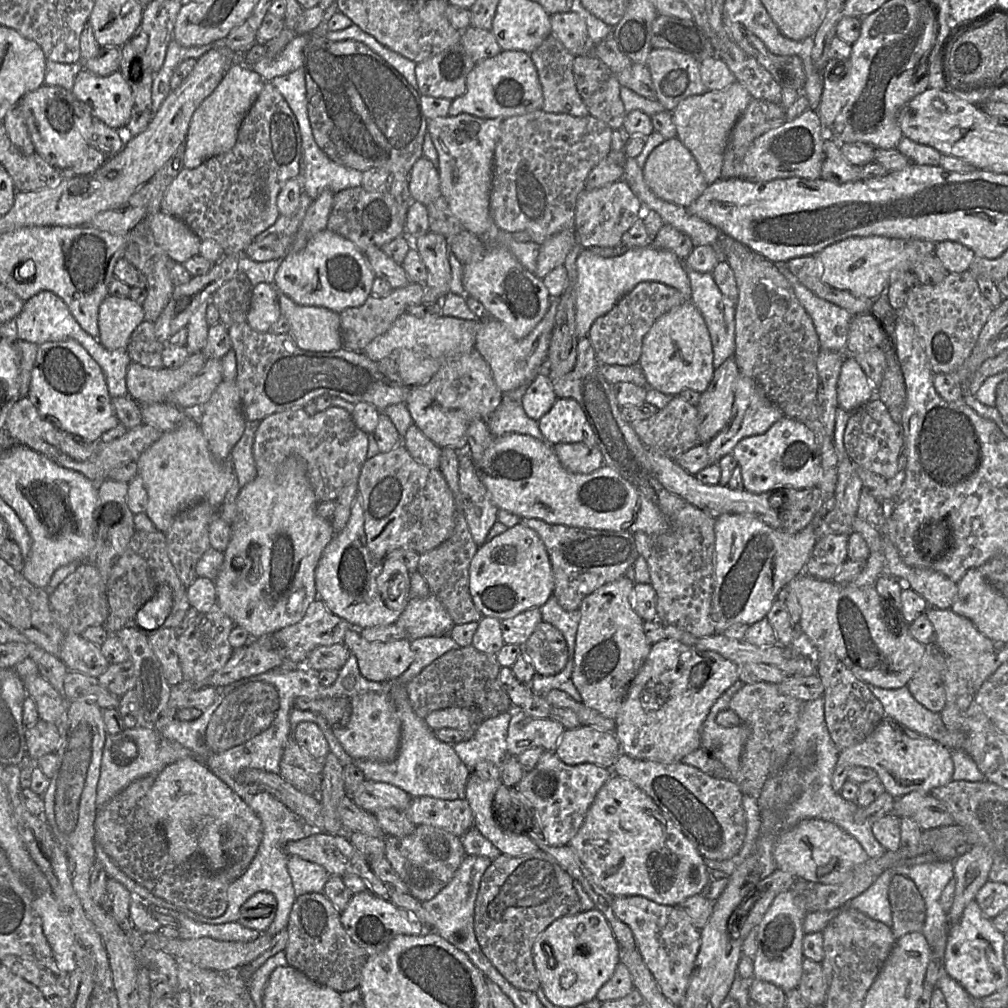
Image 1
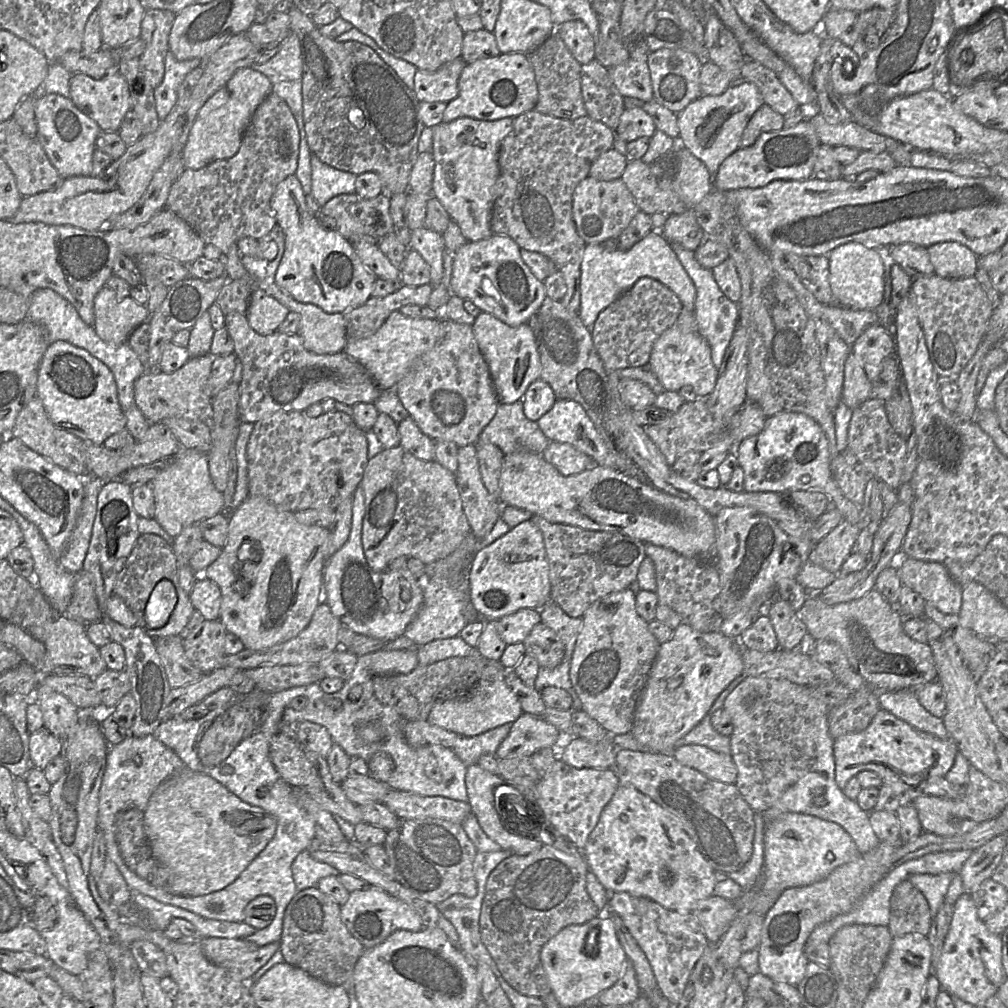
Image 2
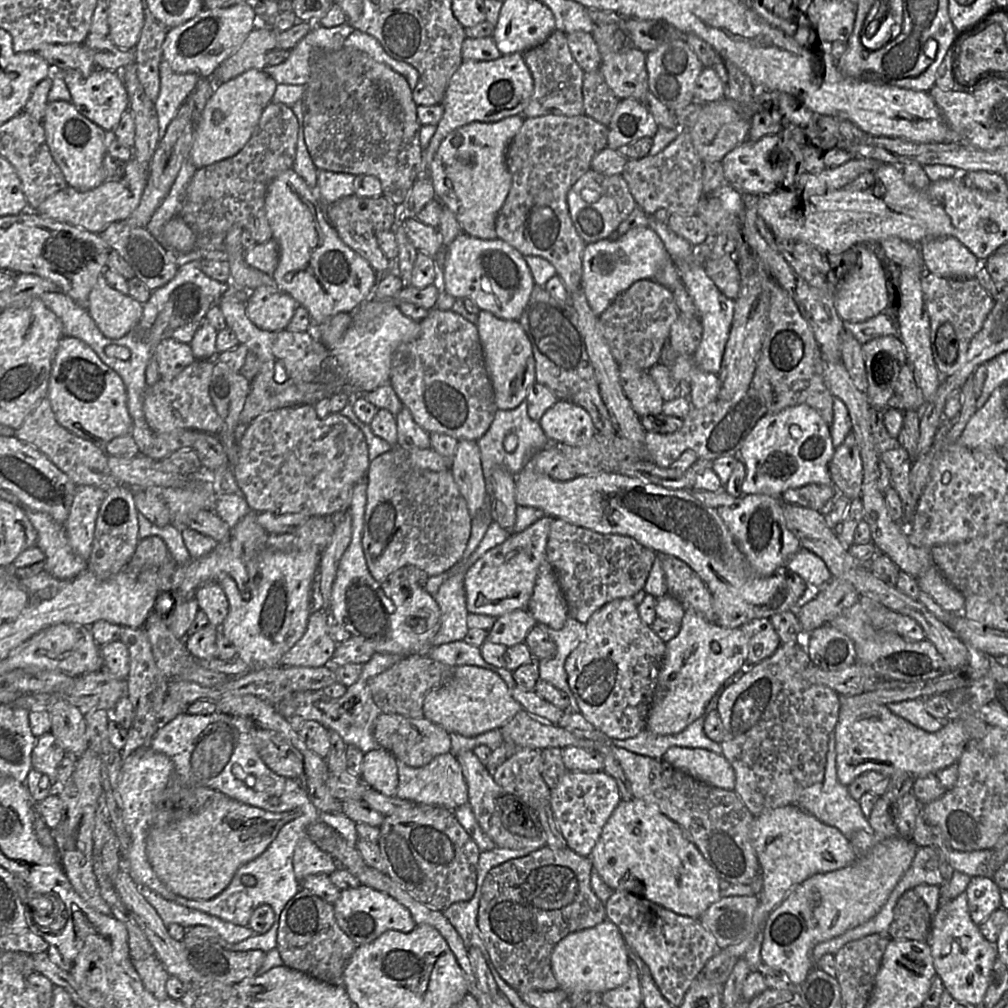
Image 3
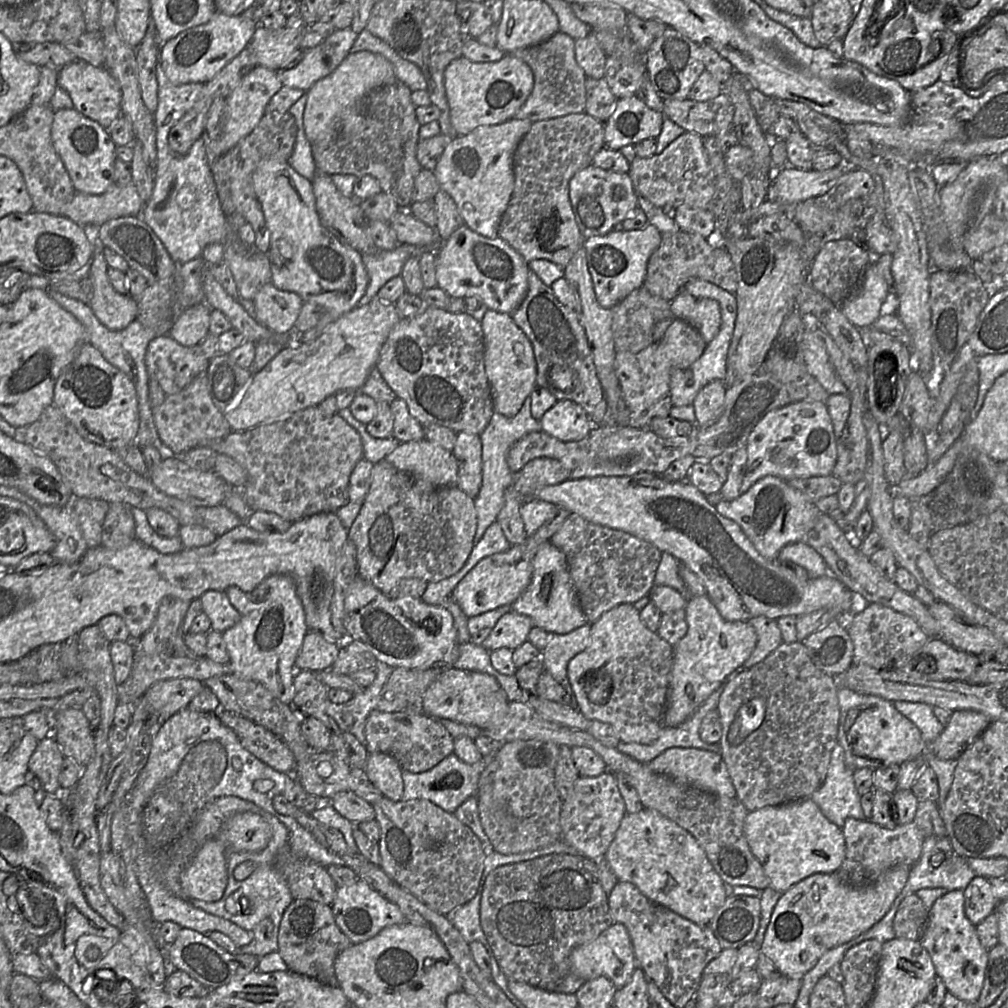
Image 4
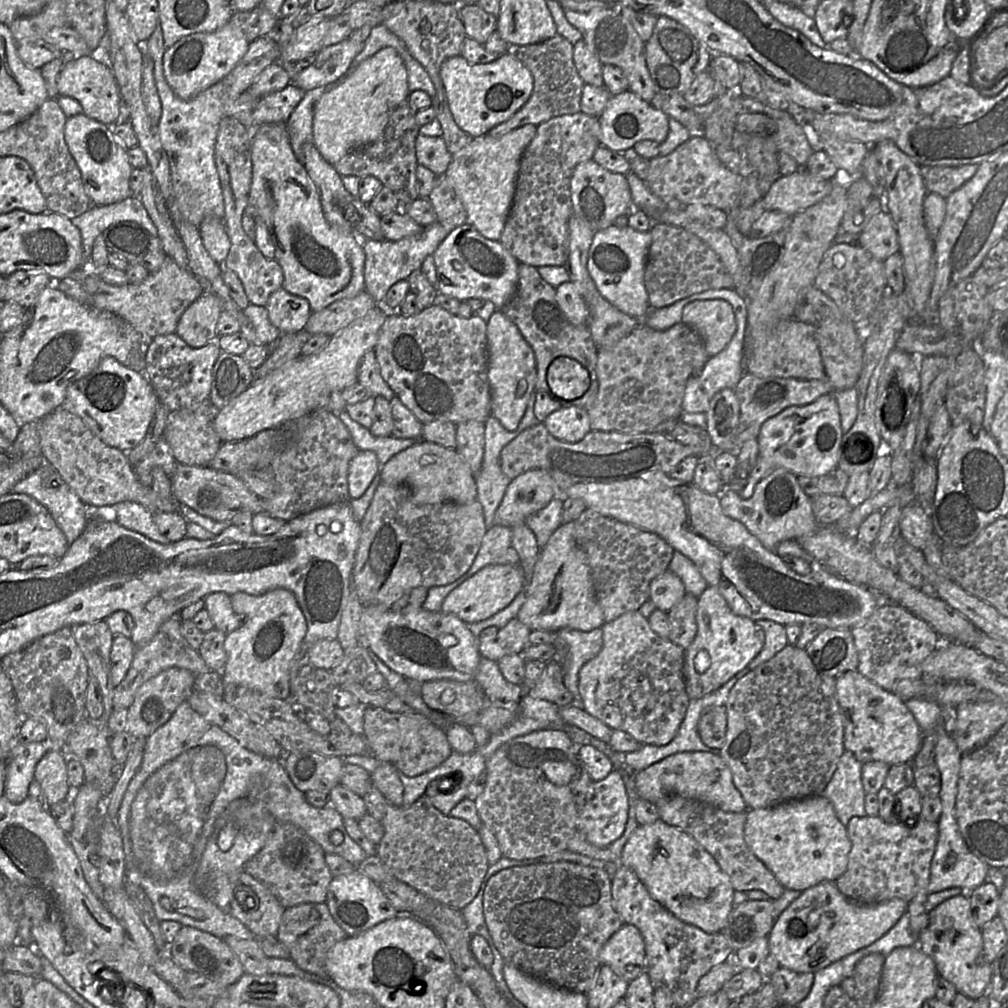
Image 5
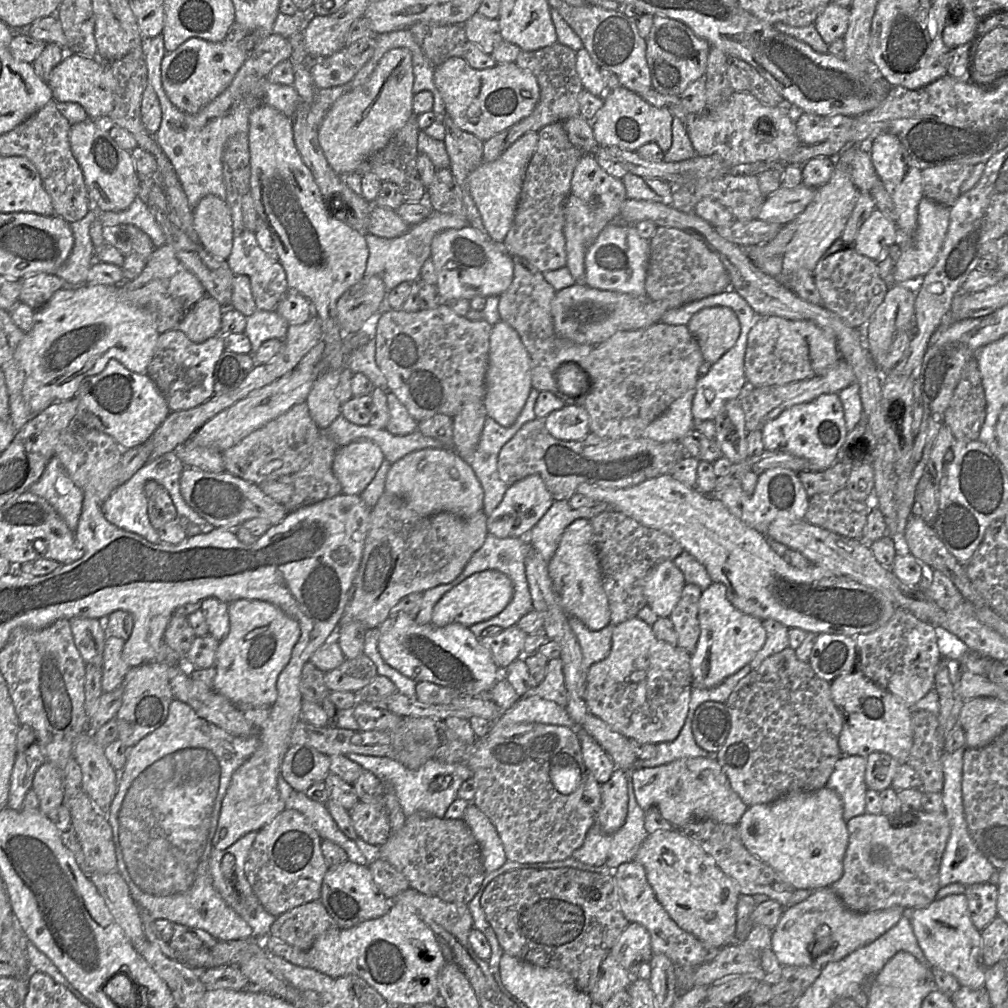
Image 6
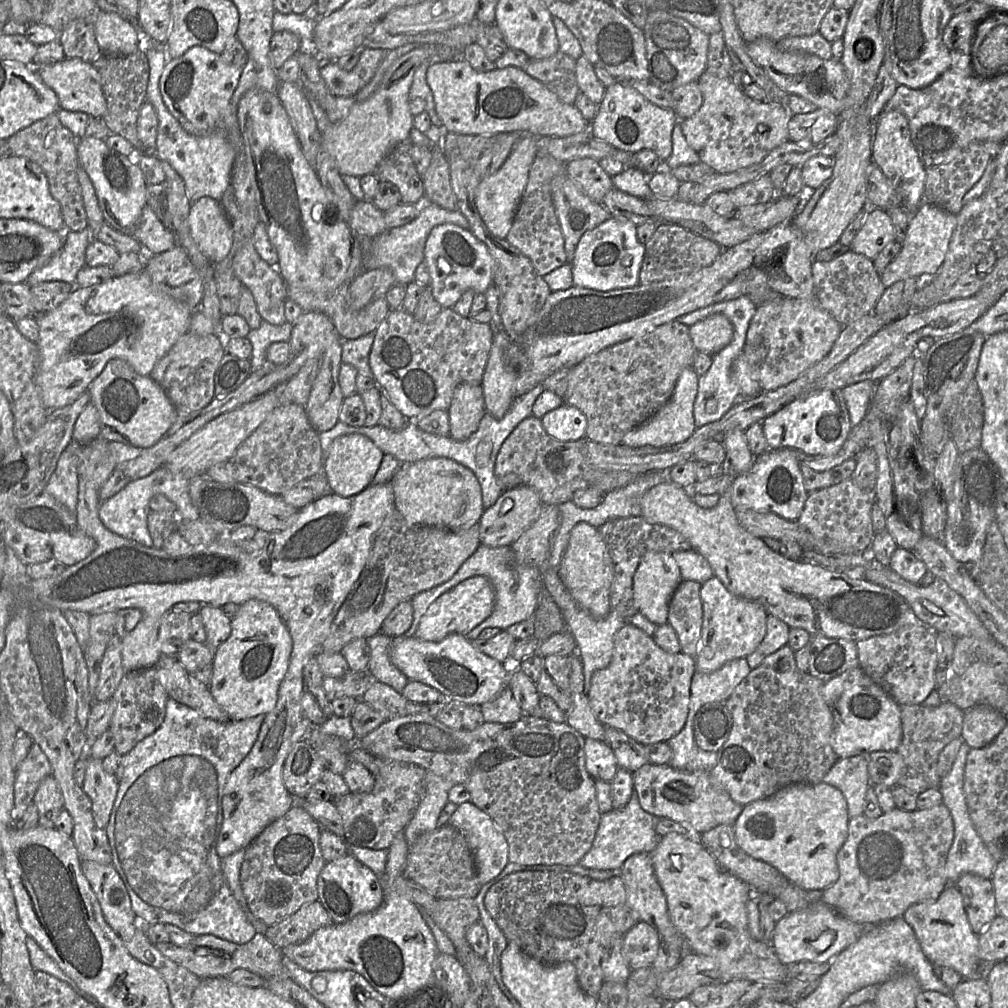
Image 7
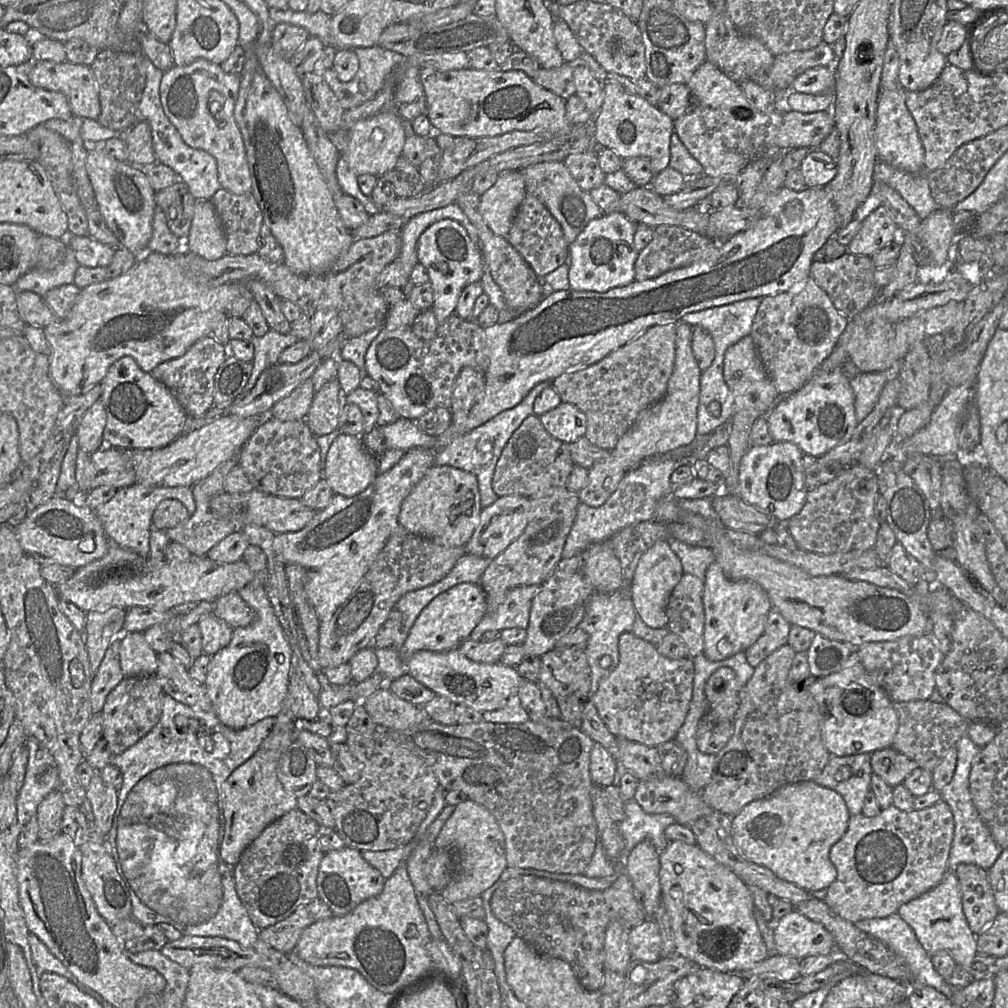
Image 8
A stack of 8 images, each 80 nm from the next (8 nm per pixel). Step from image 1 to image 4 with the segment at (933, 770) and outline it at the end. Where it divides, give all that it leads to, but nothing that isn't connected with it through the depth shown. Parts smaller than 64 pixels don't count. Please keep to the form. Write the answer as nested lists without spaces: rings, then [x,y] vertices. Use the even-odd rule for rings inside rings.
[[[844,686],[838,687],[837,697],[840,709],[837,740],[851,770],[901,765],[927,752],[928,745],[919,729],[894,707],[893,702],[875,695],[860,694]],[[953,711],[941,734],[929,746],[930,751],[943,760],[957,759],[991,722],[988,716],[978,711]]]

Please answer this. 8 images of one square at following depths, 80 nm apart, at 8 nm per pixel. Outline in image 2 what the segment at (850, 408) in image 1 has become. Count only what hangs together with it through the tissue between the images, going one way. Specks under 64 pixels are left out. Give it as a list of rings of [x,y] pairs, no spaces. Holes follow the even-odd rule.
[[[850,352],[845,361],[841,401],[855,410],[872,395],[872,383],[863,364],[853,352]]]

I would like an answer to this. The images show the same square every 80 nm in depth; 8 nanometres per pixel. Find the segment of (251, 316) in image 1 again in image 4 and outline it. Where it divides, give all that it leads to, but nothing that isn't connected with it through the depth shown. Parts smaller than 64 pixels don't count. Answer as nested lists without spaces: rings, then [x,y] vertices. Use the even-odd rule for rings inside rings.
[[[273,282],[265,284],[253,299],[255,320],[277,334],[294,329],[304,304],[297,293],[277,288]]]

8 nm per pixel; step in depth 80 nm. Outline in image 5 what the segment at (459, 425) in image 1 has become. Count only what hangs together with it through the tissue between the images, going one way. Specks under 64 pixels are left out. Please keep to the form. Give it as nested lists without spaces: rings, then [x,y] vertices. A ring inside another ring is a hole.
[[[437,304],[425,307],[419,313],[410,316],[390,310],[374,348],[381,375],[402,403],[423,424],[433,420],[446,420],[455,424],[468,420],[485,423],[491,415],[486,330],[487,322],[481,317],[473,315],[464,318],[448,312]]]

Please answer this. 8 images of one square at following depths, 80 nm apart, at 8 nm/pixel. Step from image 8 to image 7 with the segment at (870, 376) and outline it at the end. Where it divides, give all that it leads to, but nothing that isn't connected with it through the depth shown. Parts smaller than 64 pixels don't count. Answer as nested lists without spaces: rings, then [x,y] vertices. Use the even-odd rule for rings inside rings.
[[[863,380],[843,388],[842,395],[846,403],[851,427],[859,424],[871,405],[877,382]]]

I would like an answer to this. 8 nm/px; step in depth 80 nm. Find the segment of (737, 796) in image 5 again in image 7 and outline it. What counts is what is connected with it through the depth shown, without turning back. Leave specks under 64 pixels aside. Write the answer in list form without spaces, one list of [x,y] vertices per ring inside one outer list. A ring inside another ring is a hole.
[[[648,763],[634,772],[634,789],[641,808],[658,818],[669,818],[700,835],[719,825],[734,825],[743,806],[732,800],[729,793],[714,780],[711,771],[679,771],[670,765]]]

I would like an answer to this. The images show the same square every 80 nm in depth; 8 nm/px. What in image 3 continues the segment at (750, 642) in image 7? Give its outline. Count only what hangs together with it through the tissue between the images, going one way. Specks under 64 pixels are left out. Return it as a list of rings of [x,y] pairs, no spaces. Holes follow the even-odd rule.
[[[685,610],[678,634],[666,642],[665,654],[646,721],[646,730],[659,735],[674,735],[699,718],[718,689],[734,674],[747,668],[748,646],[740,628],[724,628]]]

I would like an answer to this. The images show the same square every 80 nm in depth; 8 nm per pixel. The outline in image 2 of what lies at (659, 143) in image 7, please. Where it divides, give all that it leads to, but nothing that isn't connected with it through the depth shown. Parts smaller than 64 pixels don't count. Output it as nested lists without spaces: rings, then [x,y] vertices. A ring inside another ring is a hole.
[[[633,107],[625,108],[614,133],[617,138],[628,143],[640,137],[651,138],[656,130],[651,116],[643,108]]]

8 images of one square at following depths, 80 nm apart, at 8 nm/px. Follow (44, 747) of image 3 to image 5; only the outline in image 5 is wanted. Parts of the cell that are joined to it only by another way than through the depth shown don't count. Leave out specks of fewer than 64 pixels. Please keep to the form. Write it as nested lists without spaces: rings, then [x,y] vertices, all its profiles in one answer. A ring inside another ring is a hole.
[[[47,750],[35,766],[33,780],[41,788],[46,808],[64,800],[69,790],[65,759],[62,751]]]

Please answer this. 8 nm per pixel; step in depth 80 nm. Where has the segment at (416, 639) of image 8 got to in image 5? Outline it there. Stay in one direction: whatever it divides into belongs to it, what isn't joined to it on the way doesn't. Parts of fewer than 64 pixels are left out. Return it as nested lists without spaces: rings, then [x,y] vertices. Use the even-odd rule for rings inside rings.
[[[489,564],[453,589],[444,599],[441,612],[455,614],[467,624],[481,621],[505,608],[525,586],[520,565]]]

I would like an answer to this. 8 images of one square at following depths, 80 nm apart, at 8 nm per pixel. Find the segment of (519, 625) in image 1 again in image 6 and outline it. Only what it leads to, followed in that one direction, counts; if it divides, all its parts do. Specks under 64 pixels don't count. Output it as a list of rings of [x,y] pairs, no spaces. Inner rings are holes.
[[[515,624],[494,637],[479,638],[479,643],[490,652],[495,664],[504,670],[514,660],[524,656],[526,637],[527,634]]]

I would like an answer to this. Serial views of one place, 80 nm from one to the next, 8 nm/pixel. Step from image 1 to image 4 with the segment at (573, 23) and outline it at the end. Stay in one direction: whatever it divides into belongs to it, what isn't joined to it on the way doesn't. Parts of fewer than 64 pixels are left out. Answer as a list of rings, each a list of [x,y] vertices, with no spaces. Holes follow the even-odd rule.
[[[592,33],[585,38],[574,40],[574,53],[578,66],[587,78],[604,77],[606,55]]]

